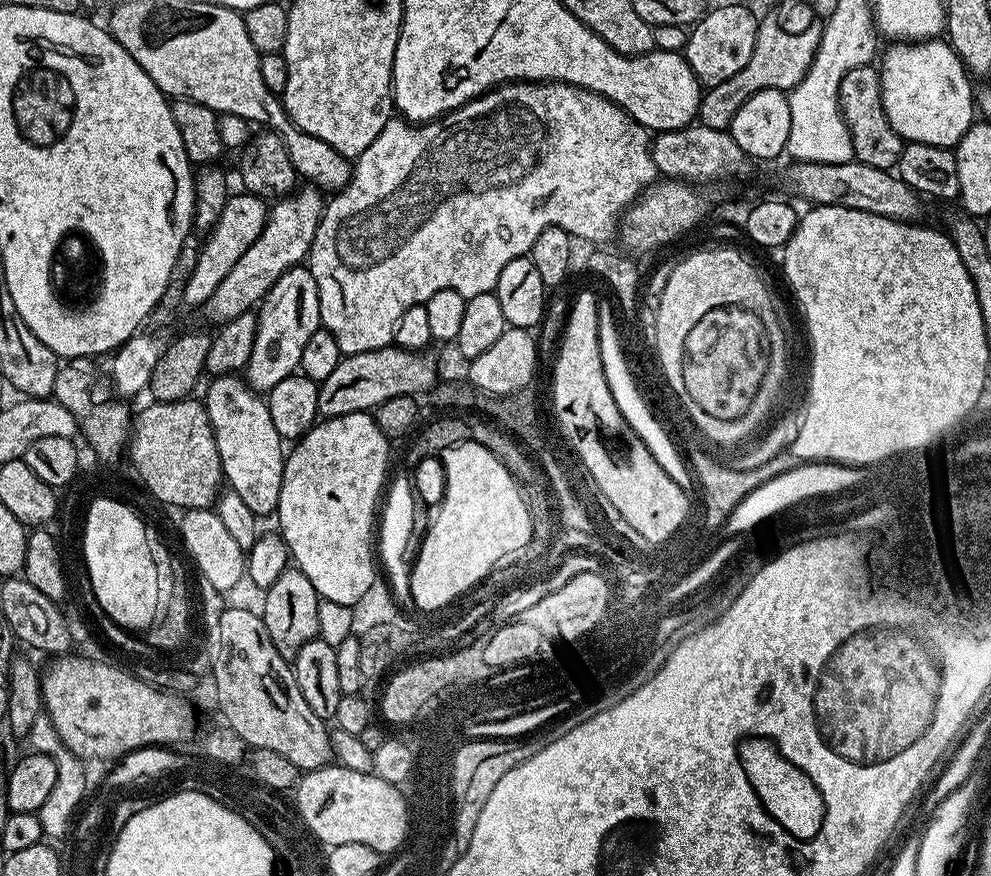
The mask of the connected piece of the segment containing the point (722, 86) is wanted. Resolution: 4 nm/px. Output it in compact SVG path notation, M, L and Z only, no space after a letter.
M807 2L792 4L781 12L761 15L756 26L754 54L750 54L750 62L746 62L746 66L742 66L734 78L718 82L718 86L707 89L701 95L699 124L710 126L710 130L729 131L734 122L734 114L738 114L746 98L758 94L758 90L778 90L787 94L796 88L810 70L824 34L823 23L819 19L812 20L812 16L814 10Z

